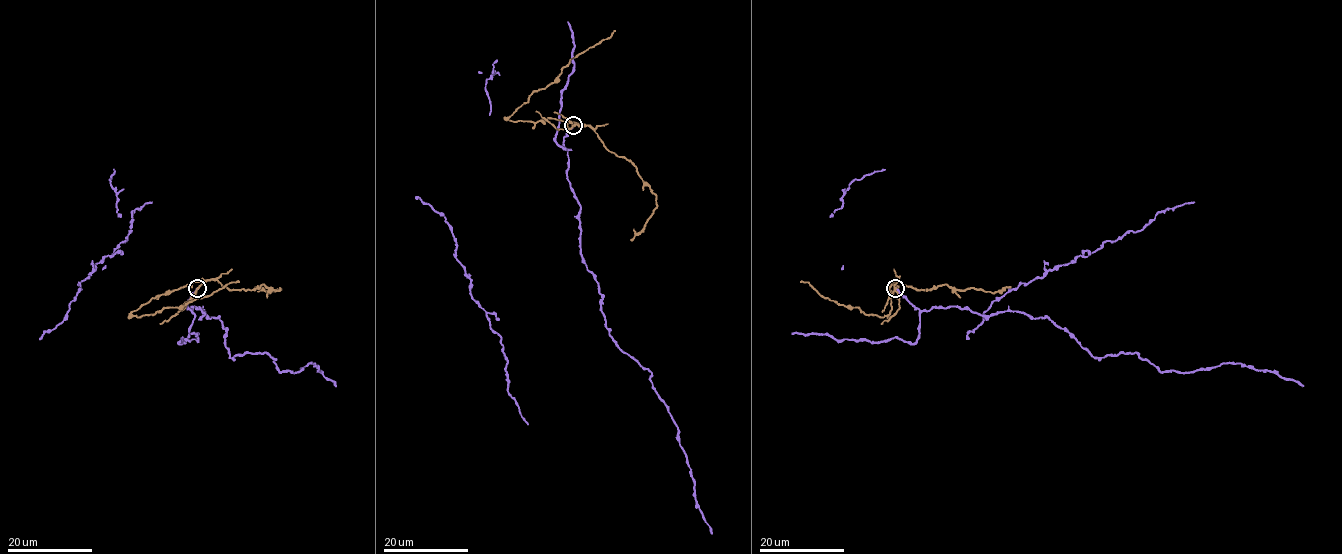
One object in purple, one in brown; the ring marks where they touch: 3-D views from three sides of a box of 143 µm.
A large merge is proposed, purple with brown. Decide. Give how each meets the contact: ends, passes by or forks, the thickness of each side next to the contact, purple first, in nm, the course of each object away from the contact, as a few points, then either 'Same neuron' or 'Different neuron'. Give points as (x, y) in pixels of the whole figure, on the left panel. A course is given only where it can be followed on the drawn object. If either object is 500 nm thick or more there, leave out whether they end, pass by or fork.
At the ring purple ends. At the ring brown forks. Thickness 240 nm (purple) against 190 nm. Course of purple: (197, 288), (188, 307), (220, 320), (230, 357), (266, 353), (279, 372), (295, 373), (314, 363), (335, 385). Course of brown: (197, 288), (201, 282), (191, 282), (151, 299), (130, 313), (154, 314), (164, 308), (181, 307), (239, 281). Different neuron

